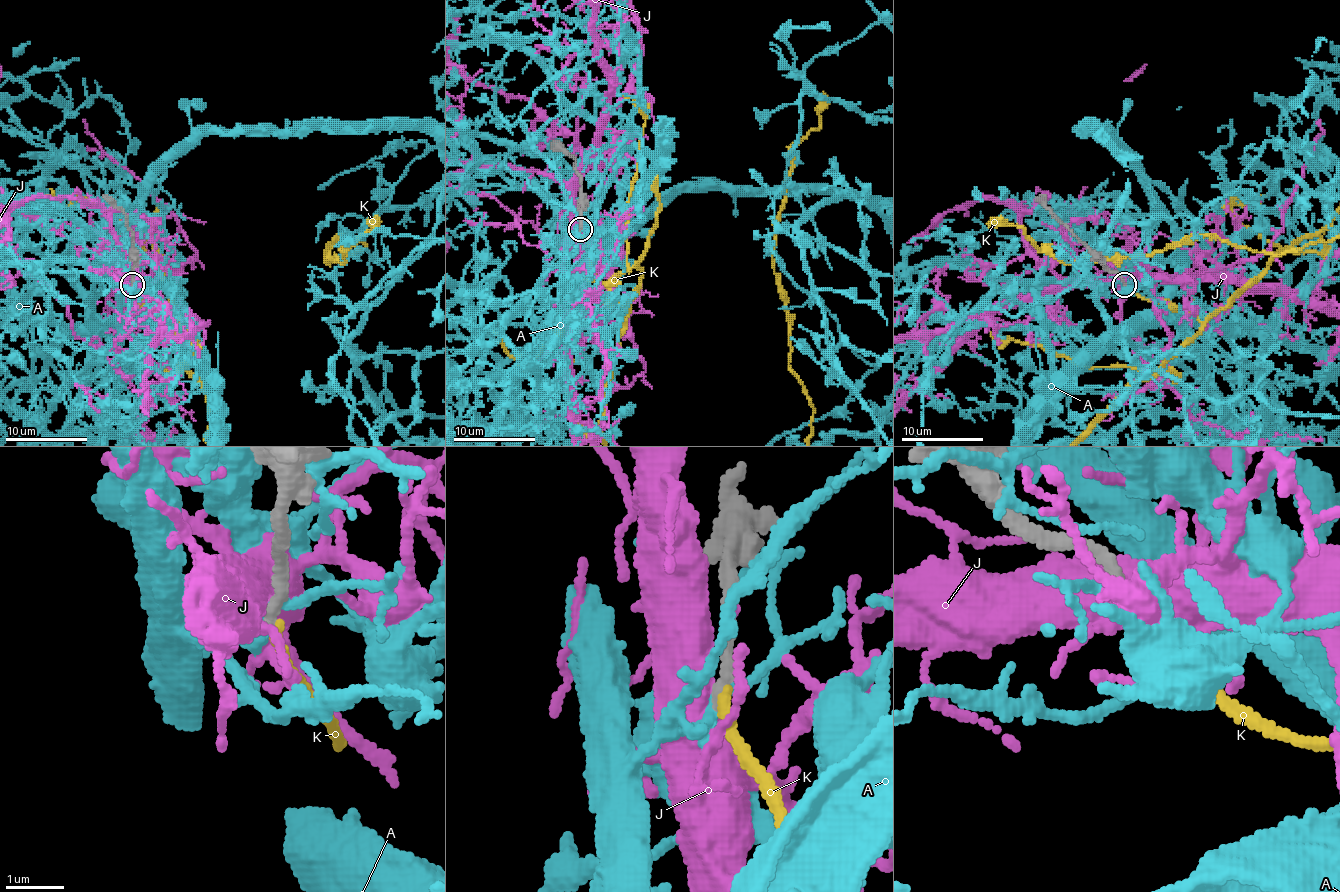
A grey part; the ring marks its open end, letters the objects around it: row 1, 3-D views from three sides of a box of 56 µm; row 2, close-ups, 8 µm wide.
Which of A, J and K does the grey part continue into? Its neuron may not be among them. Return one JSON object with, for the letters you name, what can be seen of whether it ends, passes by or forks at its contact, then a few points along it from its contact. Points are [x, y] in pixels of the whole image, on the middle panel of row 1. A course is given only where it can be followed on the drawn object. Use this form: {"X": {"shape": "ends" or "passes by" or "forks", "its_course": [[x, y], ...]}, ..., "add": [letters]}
{"K": {"shape": "ends"}, "add": ["K"]}

